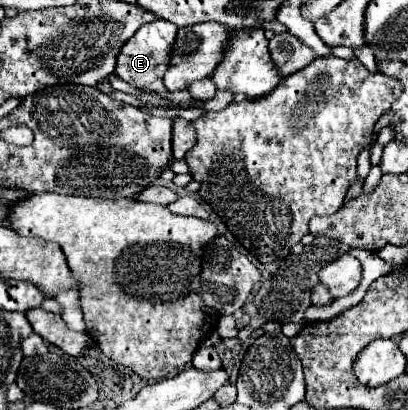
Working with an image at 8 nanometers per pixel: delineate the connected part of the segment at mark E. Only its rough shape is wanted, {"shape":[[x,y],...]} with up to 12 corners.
{"shape":[[142,25],[118,53],[116,75],[166,93],[178,27]]}

